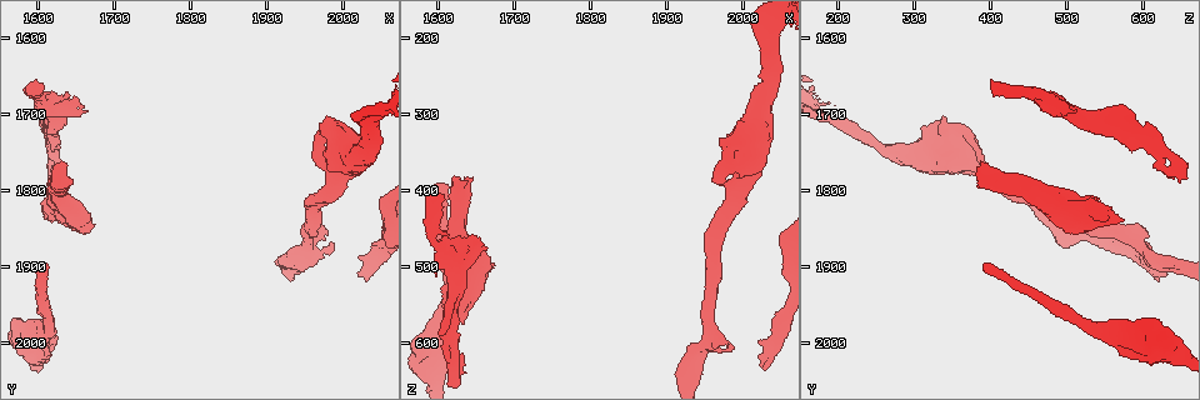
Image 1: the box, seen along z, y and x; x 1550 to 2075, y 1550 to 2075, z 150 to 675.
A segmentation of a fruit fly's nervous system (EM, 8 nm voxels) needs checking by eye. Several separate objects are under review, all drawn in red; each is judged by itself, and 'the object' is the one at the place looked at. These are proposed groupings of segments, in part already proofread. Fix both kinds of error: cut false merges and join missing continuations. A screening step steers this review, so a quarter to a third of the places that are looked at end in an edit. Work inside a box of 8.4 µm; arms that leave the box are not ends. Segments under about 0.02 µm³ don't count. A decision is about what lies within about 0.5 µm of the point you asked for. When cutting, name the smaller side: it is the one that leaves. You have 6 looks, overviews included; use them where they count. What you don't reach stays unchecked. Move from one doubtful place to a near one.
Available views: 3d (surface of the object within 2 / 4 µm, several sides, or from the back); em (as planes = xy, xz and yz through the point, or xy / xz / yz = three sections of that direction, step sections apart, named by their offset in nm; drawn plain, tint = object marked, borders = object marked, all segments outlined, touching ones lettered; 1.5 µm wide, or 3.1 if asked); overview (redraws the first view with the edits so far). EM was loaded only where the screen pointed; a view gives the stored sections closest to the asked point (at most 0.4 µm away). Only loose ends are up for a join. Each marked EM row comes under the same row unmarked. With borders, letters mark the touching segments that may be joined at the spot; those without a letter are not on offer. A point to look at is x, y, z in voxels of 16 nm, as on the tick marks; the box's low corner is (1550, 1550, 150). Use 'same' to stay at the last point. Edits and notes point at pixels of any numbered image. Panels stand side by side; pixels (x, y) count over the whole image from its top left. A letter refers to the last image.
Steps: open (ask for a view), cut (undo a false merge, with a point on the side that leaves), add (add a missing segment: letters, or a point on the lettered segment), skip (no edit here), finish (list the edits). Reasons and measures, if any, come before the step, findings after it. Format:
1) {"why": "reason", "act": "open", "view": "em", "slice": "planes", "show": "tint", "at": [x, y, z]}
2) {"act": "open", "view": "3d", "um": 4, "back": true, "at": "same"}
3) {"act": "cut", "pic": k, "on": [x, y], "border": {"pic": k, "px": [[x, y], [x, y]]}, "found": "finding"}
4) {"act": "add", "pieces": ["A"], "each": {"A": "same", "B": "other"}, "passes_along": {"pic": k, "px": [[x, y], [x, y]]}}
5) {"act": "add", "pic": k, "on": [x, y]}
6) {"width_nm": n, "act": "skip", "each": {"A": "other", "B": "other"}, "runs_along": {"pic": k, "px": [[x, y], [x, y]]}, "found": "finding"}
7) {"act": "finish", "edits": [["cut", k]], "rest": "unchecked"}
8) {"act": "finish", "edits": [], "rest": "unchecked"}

{"act": "open", "view": "3d", "um": 4, "at": [1600, 1655, 400]}

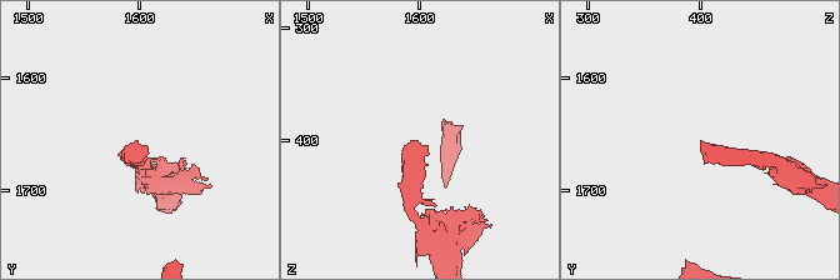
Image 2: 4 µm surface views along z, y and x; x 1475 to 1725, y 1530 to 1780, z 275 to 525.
{"why": "need the tissue", "act": "open", "view": "em", "slice": "xz", "step": 8, "show": "tint", "at": [1600, 1658, 400]}

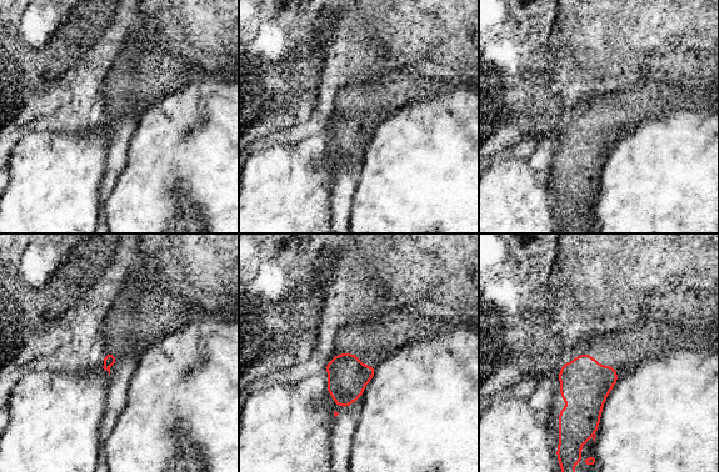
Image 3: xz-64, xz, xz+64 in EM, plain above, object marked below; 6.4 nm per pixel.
{"why": "cut it another way", "act": "open", "view": "em", "slice": "planes", "show": "borders", "at": "same"}

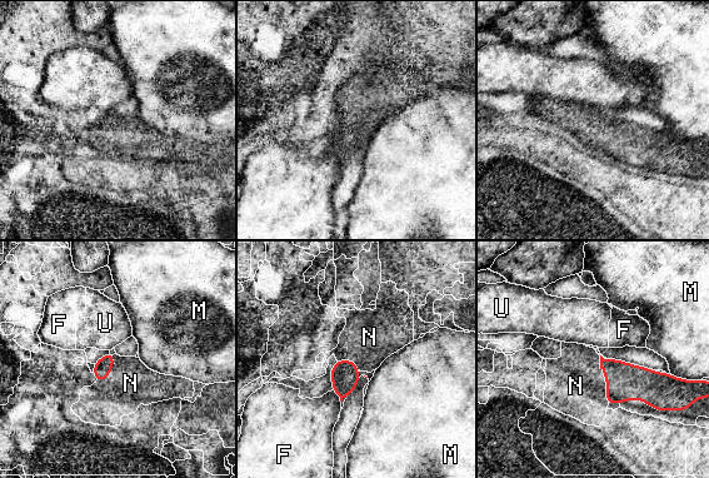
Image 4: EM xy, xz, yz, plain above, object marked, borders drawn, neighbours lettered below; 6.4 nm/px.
{"act": "add", "pieces": ["N"], "each": {"F": "other", "M": "other", "N": "same", "U": "other"}, "passes_along": {"pic": 4, "px": [[624, 382], [605, 379], [575, 386]]}, "found": "the cell continues"}

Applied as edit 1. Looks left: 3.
{"act": "open", "view": "3d", "um": 4, "back": true, "at": [1610, 1980, 535]}

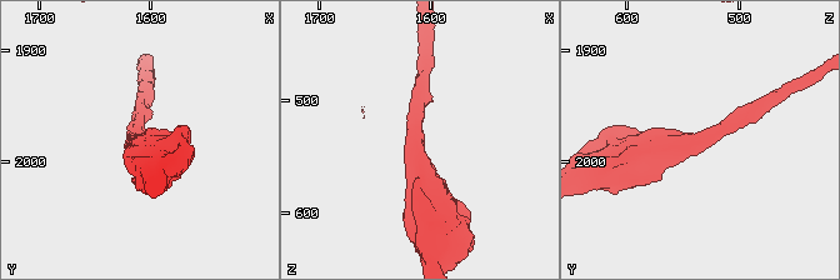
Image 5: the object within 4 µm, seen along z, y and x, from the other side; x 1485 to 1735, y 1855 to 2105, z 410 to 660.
{"arm_widths_nm": [220, 460], "why": "need the tissue", "act": "open", "view": "em", "slice": "planes", "show": "tint", "at": [1612, 1982, 532]}

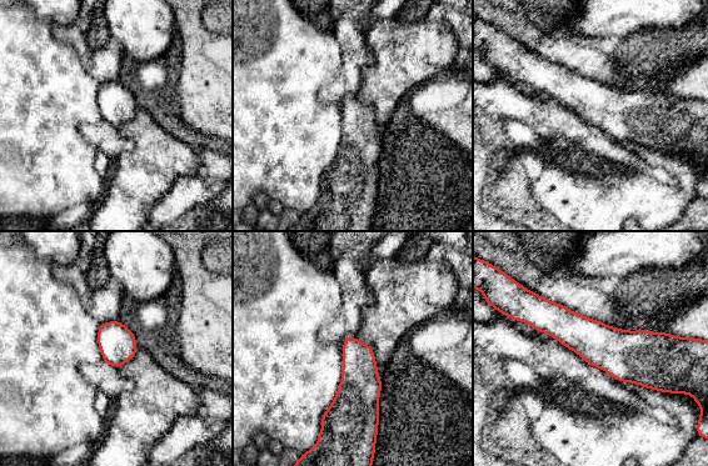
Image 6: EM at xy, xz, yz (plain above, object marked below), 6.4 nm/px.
{"why": "what lies round it", "act": "open", "view": "em", "slice": "planes", "show": "borders", "at": "same"}

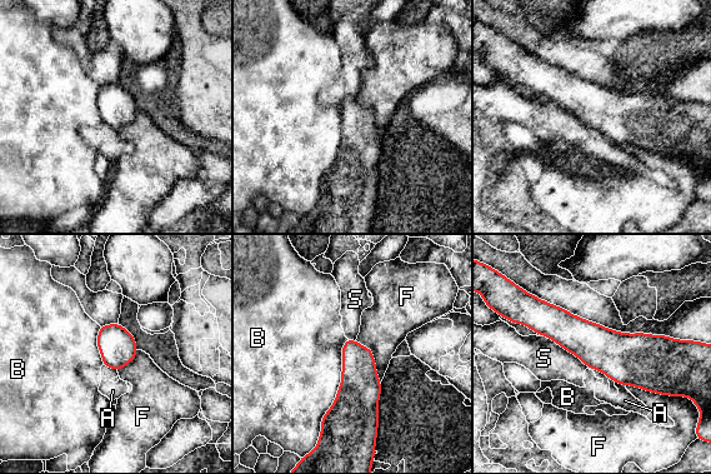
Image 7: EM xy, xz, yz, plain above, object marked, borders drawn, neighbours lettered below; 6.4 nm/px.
{"act": "skip", "each": {"A": "other", "B": "other", "F": "other", "S": "other"}, "border": {"pic": 7, "px": [[348, 339], [341, 383], [316, 443]]}, "found": "one cell here"}

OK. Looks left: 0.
{"act": "finish", "edits": [["add", 4]], "rest": "unchecked"}

